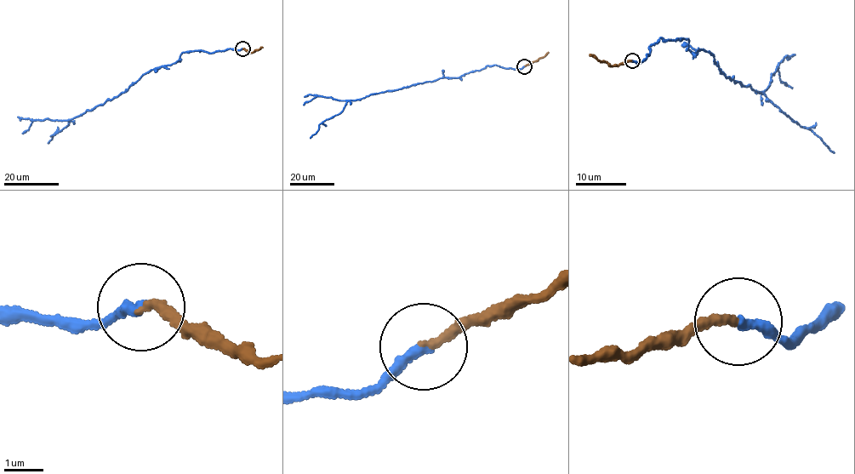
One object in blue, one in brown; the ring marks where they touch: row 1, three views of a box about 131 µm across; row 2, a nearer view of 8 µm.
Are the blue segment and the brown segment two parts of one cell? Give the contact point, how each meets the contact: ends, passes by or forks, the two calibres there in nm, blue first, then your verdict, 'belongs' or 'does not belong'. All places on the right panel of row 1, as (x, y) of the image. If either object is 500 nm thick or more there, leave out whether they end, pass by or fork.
place (632, 60); blue ends; brown ends; calibres 280 and 240 nm; belongs

